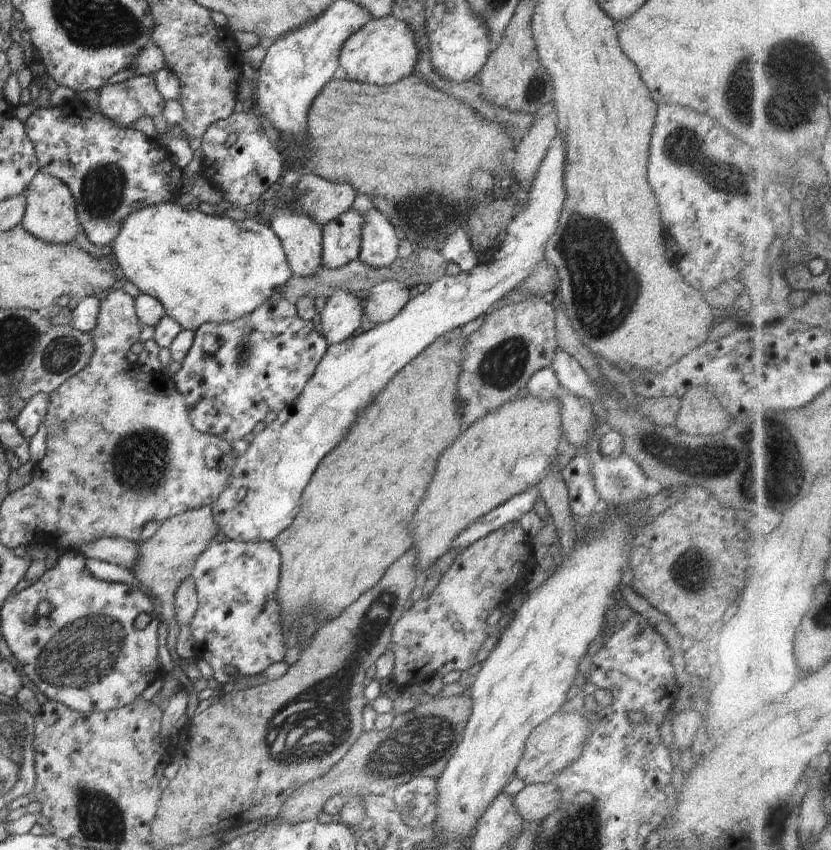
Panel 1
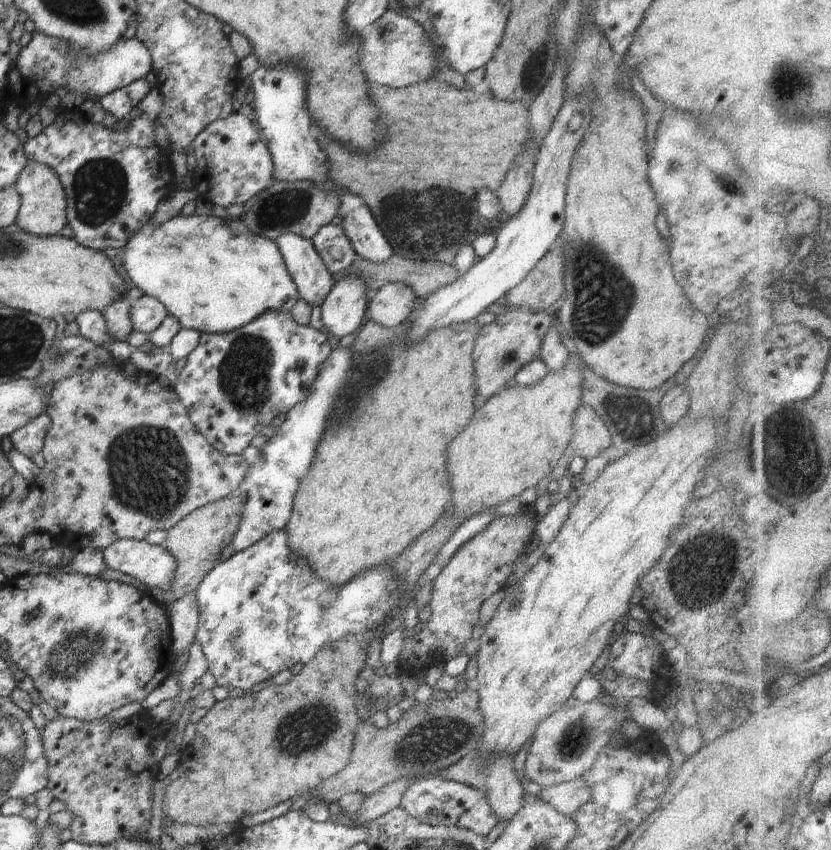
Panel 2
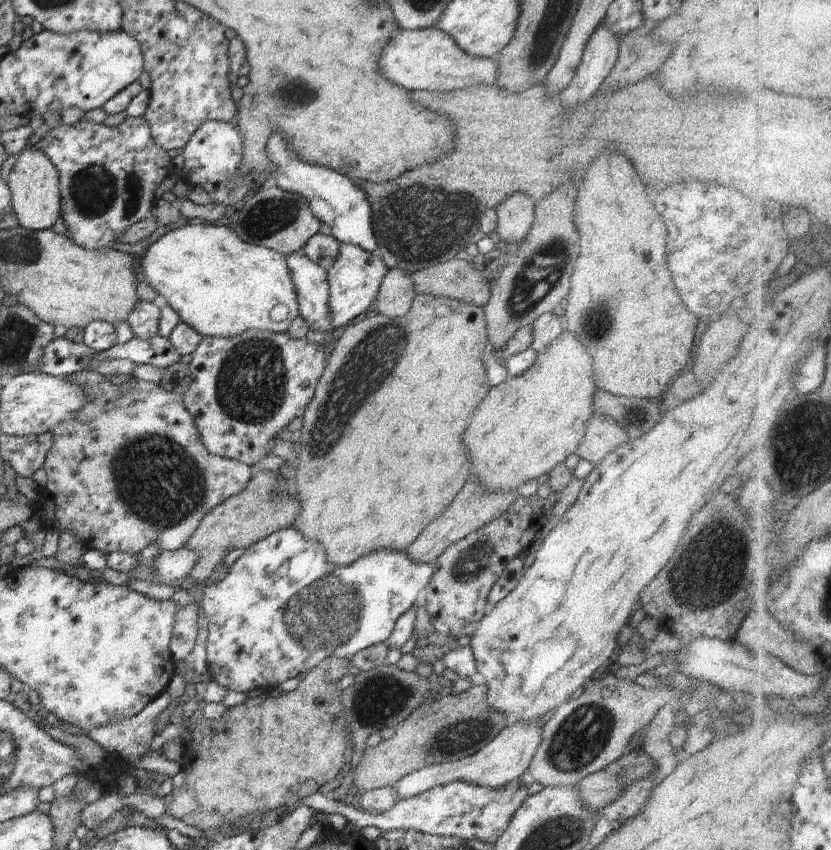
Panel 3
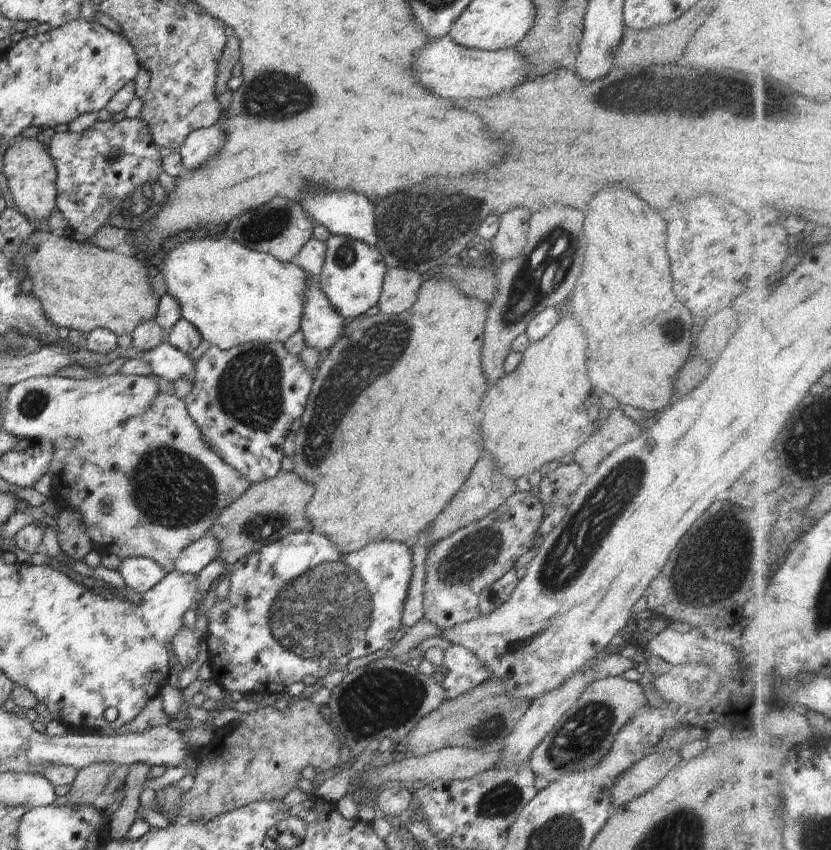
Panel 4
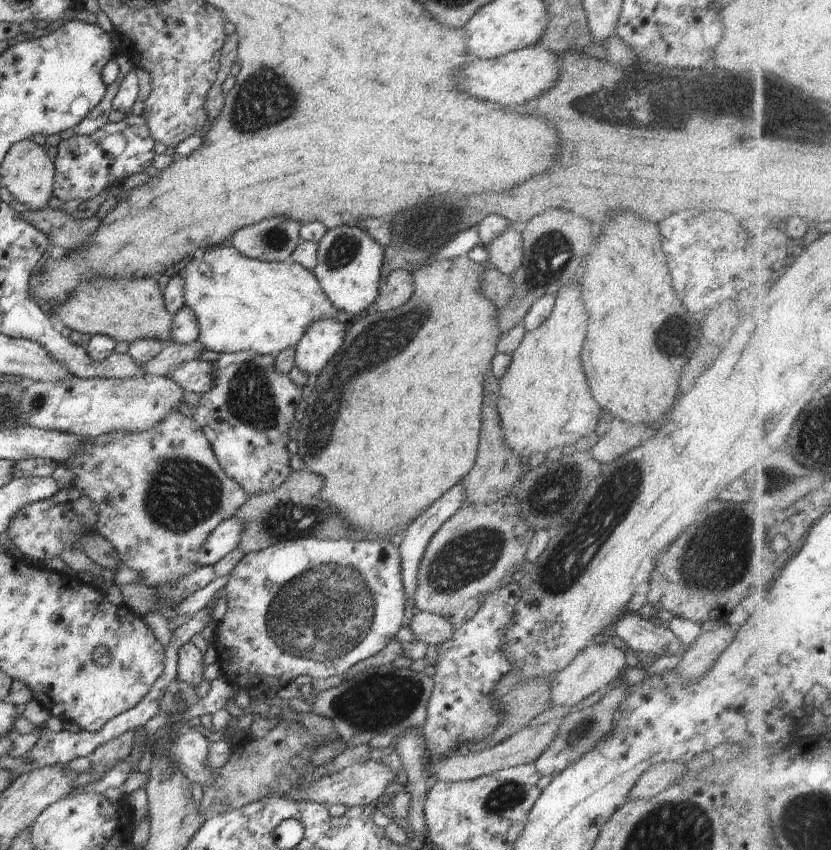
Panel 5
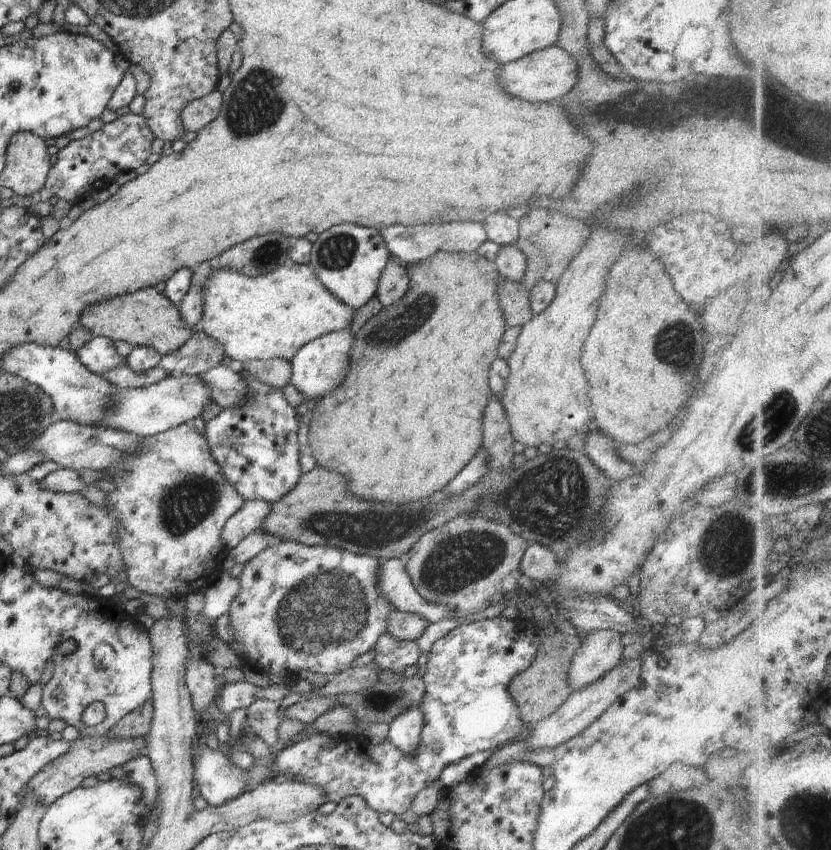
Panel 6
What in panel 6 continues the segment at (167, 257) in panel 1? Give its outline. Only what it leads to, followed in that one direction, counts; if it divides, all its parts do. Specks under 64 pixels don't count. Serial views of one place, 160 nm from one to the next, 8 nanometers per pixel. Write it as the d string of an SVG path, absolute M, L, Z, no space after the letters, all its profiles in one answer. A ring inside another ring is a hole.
M295 263L279 265L268 274L252 278L230 268L213 269L200 288L200 294L203 314L198 328L224 346L225 356L242 363L272 358L290 361L304 344L332 332L349 330L355 313L350 306L325 290L309 265Z

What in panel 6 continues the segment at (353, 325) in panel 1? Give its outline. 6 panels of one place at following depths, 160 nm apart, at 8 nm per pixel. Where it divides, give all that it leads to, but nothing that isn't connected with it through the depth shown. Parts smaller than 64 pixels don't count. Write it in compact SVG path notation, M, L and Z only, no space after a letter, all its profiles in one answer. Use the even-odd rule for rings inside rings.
M345 223L335 225L318 236L312 246L309 266L325 290L356 310L376 294L380 276L390 260L380 230Z

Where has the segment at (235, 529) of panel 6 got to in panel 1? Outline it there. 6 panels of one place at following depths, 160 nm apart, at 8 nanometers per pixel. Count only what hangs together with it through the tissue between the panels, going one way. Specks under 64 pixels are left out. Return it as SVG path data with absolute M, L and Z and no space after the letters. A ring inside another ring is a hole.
M104 537L84 543L78 550L84 558L93 558L131 570L139 561L137 543L121 539Z

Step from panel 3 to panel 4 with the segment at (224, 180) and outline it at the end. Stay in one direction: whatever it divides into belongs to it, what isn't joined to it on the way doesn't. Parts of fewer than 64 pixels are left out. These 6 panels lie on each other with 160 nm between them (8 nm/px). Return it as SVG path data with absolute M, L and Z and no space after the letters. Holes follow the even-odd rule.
M217 125L192 132L178 150L183 166L187 171L196 170L202 164L206 166L206 162L214 160L222 146L226 146L226 140L228 134Z

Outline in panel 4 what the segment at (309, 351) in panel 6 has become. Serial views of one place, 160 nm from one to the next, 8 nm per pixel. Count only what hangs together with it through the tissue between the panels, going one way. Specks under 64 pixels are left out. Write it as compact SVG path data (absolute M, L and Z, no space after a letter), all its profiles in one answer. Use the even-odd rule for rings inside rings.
M306 272L306 290L304 290L304 307L302 310L301 332L306 340L305 346L312 346L316 350L330 351L343 334L346 320L330 305L324 295L318 278Z

